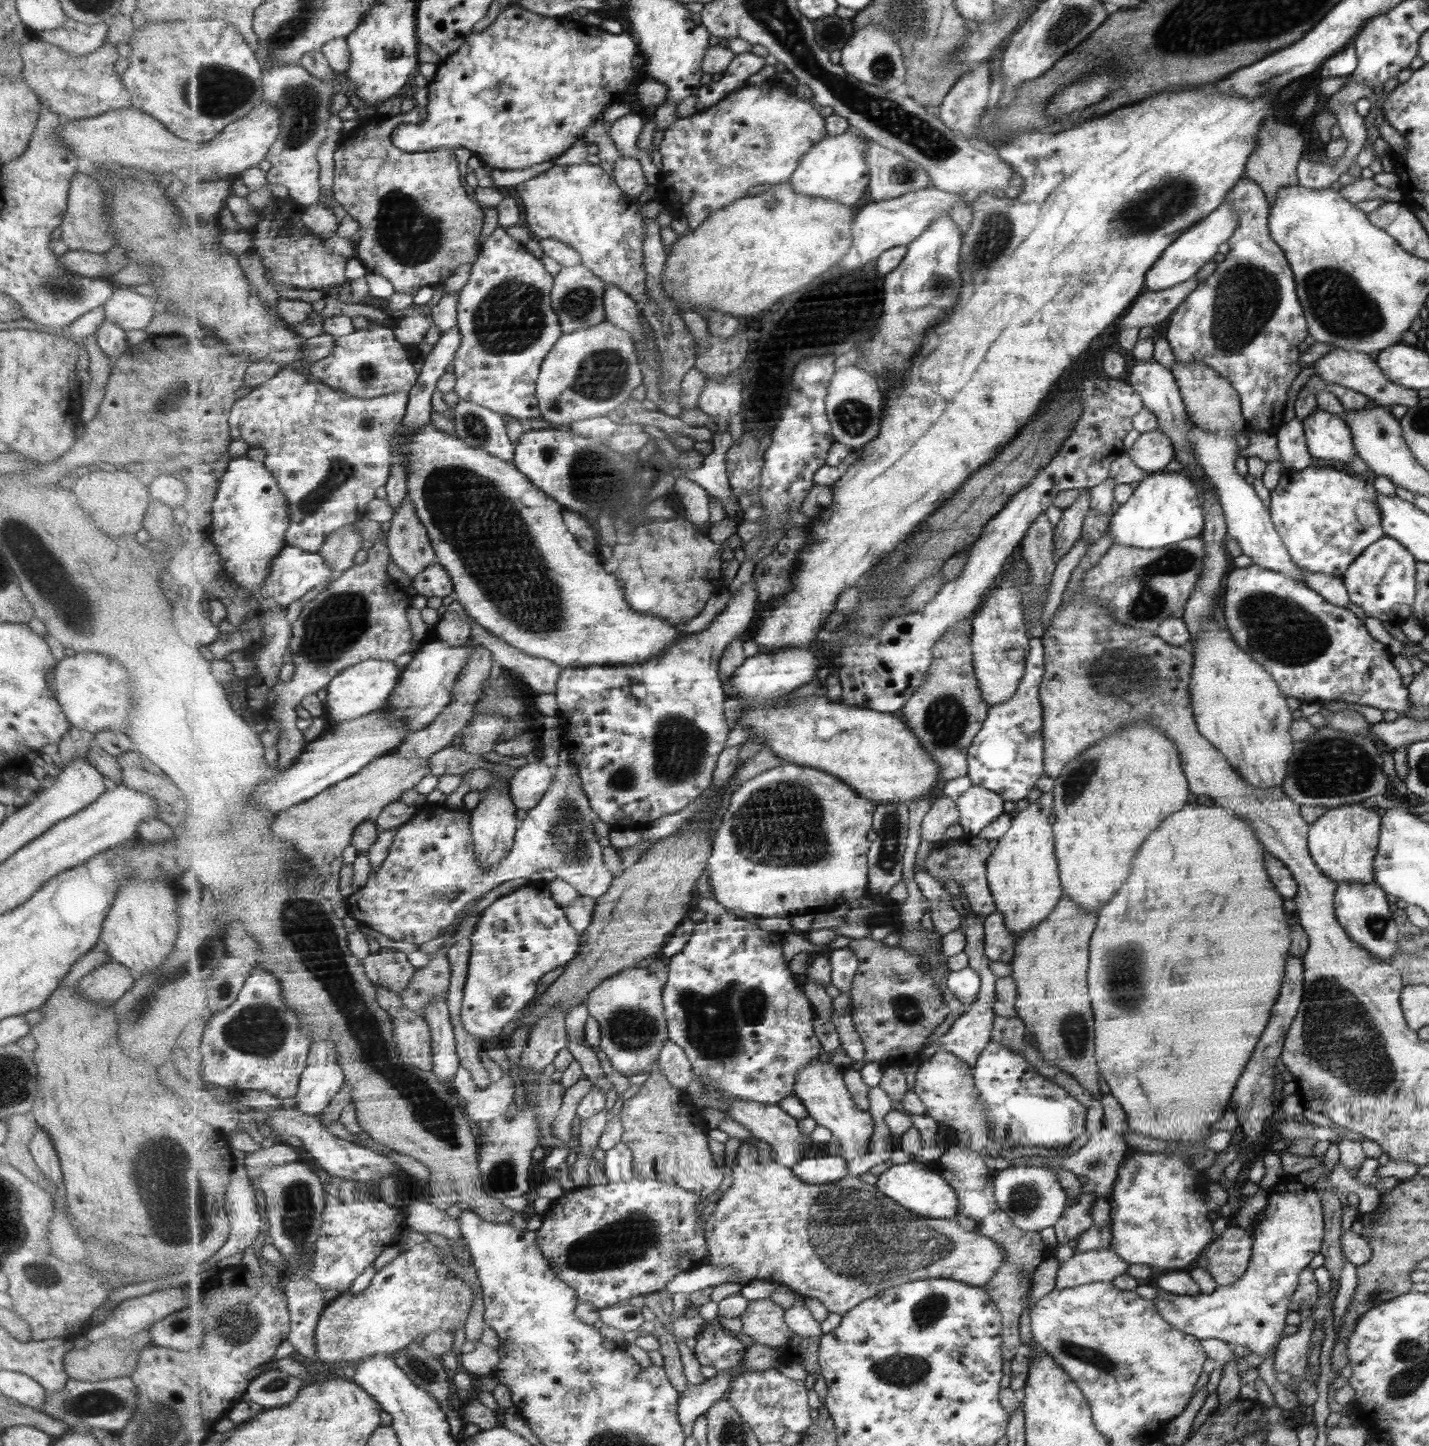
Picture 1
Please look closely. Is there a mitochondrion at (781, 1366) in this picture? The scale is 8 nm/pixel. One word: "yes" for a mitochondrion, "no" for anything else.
no

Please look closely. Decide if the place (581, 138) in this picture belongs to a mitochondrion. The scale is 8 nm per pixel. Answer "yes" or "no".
no

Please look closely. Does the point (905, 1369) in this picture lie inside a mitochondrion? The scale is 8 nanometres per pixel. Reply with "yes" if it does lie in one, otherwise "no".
yes

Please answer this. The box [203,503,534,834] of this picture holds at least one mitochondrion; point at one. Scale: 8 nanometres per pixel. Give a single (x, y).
(336, 624)

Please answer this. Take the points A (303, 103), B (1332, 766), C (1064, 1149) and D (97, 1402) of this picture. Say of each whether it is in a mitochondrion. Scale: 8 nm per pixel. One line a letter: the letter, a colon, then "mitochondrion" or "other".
A: mitochondrion
B: mitochondrion
C: other
D: mitochondrion

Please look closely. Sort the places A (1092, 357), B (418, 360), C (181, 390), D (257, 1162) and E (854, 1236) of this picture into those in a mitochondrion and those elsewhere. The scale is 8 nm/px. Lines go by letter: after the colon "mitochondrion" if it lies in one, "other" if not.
A: other
B: other
C: mitochondrion
D: other
E: mitochondrion

